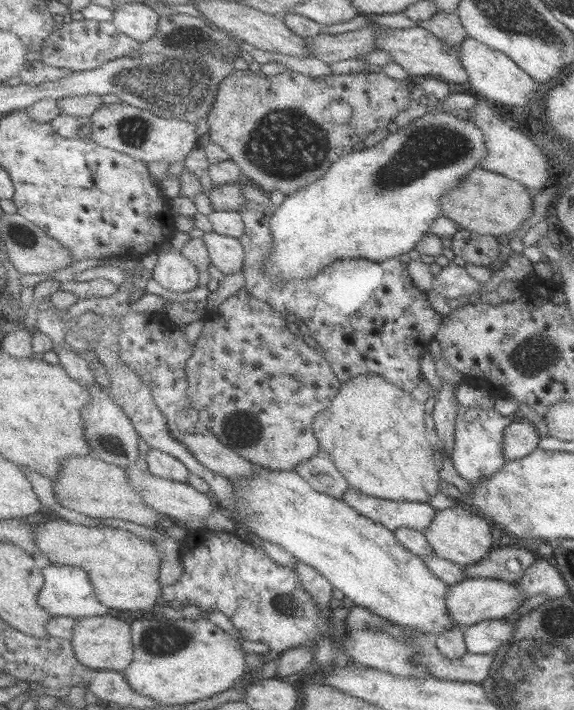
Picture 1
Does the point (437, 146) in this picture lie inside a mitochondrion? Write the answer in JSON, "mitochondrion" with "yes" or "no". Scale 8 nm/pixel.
{"mitochondrion":"yes"}

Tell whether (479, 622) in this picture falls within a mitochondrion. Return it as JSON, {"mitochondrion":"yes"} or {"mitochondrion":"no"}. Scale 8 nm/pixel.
{"mitochondrion":"no"}

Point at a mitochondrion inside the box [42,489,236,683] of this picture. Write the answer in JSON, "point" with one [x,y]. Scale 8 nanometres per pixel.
{"point":[165,640]}

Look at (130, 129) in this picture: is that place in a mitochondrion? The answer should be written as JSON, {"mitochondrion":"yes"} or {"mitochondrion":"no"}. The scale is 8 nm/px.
{"mitochondrion":"yes"}

